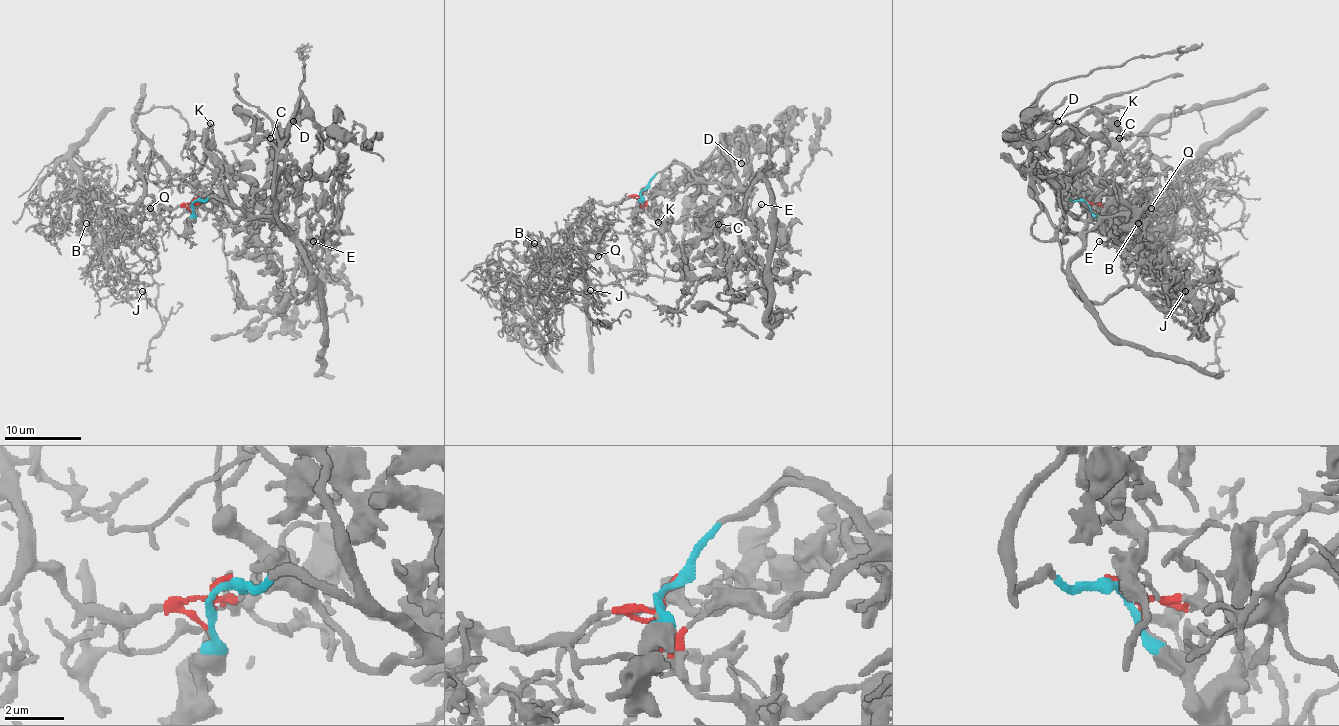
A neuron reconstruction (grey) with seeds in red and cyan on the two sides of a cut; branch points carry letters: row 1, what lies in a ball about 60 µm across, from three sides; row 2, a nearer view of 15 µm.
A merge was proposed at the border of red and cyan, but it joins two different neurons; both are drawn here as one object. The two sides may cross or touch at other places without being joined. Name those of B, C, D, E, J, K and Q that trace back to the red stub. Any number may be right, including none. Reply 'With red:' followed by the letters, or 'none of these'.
With red: B, J, Q

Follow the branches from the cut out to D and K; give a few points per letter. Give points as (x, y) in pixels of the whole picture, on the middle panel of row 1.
D: (642, 190), (673, 163), (729, 190), (738, 184), (723, 138), (734, 131), (742, 134), (740, 163)
K: (642, 190), (658, 173), (677, 163), (669, 167), (669, 175), (652, 192), (652, 213), (658, 222)

